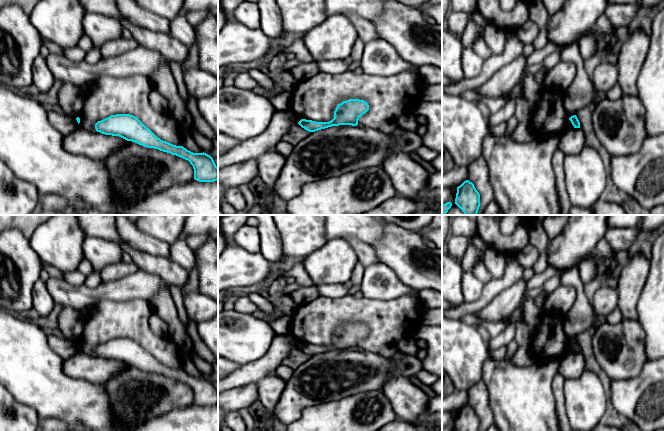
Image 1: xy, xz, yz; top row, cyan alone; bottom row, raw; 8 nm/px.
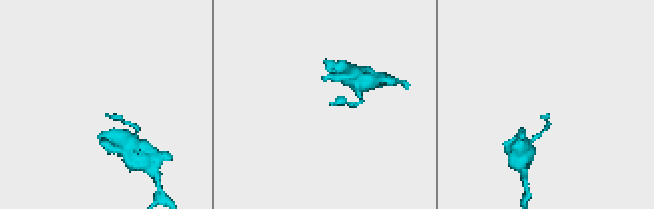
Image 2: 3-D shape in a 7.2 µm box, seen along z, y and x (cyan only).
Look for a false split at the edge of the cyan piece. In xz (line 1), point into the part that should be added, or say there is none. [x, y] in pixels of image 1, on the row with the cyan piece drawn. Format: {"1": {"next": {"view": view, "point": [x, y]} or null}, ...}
{"1": {"next": null}}

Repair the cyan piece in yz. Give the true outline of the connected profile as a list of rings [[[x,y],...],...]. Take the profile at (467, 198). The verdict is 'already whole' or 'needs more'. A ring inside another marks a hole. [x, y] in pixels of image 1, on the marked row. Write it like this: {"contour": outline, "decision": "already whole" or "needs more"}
{"contour": [[[469,180],[457,187],[455,204],[465,215],[477,215],[480,207],[480,194]]], "decision": "already whole"}

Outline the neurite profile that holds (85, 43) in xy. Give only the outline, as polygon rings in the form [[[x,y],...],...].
[[[84,34],[78,44],[77,44],[82,50],[84,50],[85,52],[89,51],[92,47],[93,47],[93,44],[92,44],[92,41],[91,39],[89,38],[89,36],[87,36],[86,34]]]

